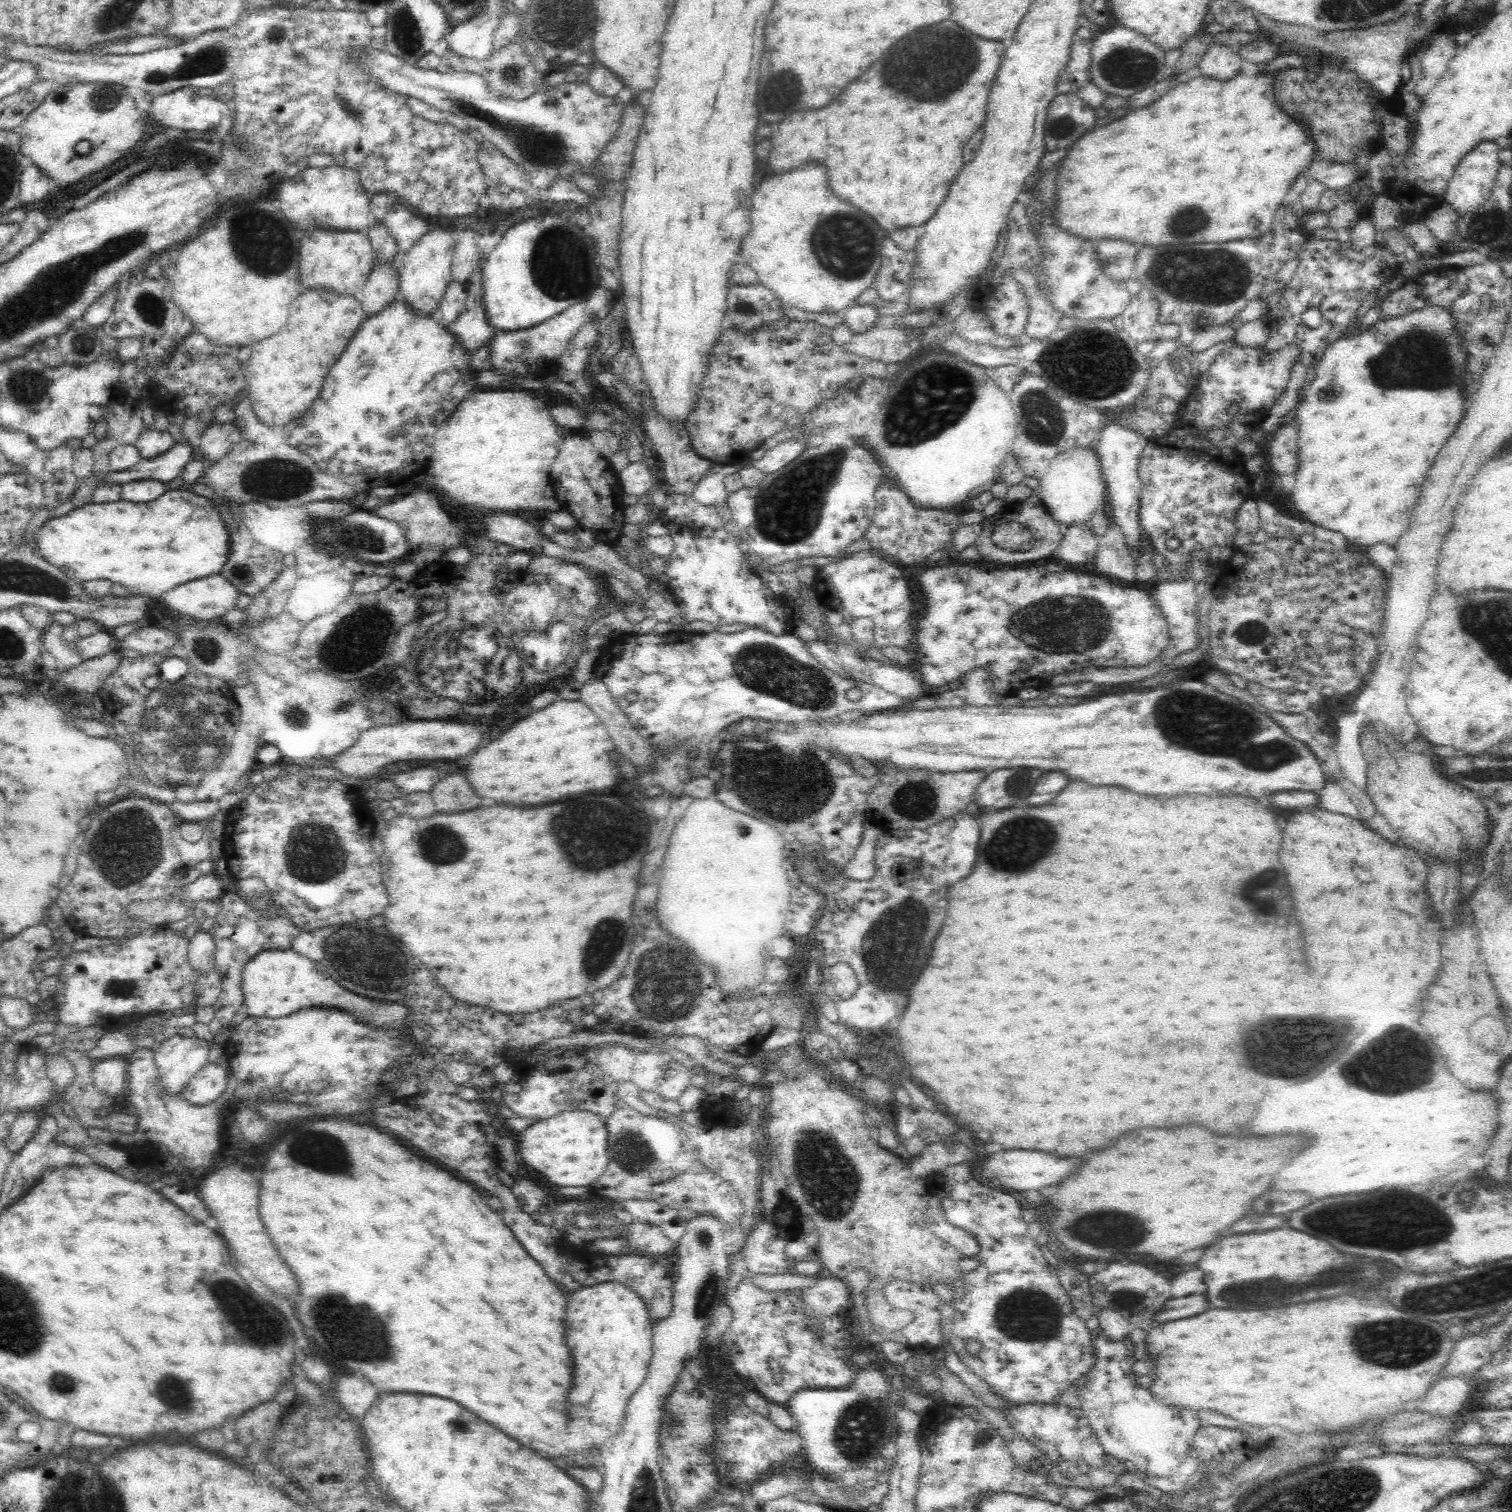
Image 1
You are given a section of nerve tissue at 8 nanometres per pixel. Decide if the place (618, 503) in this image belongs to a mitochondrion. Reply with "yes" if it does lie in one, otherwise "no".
no

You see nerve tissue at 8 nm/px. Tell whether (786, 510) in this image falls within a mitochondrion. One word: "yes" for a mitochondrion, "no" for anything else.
yes

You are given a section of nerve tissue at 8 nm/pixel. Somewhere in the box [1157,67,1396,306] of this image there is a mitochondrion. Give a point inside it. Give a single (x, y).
(1191, 207)

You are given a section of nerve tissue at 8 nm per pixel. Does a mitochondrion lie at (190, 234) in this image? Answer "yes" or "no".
no

